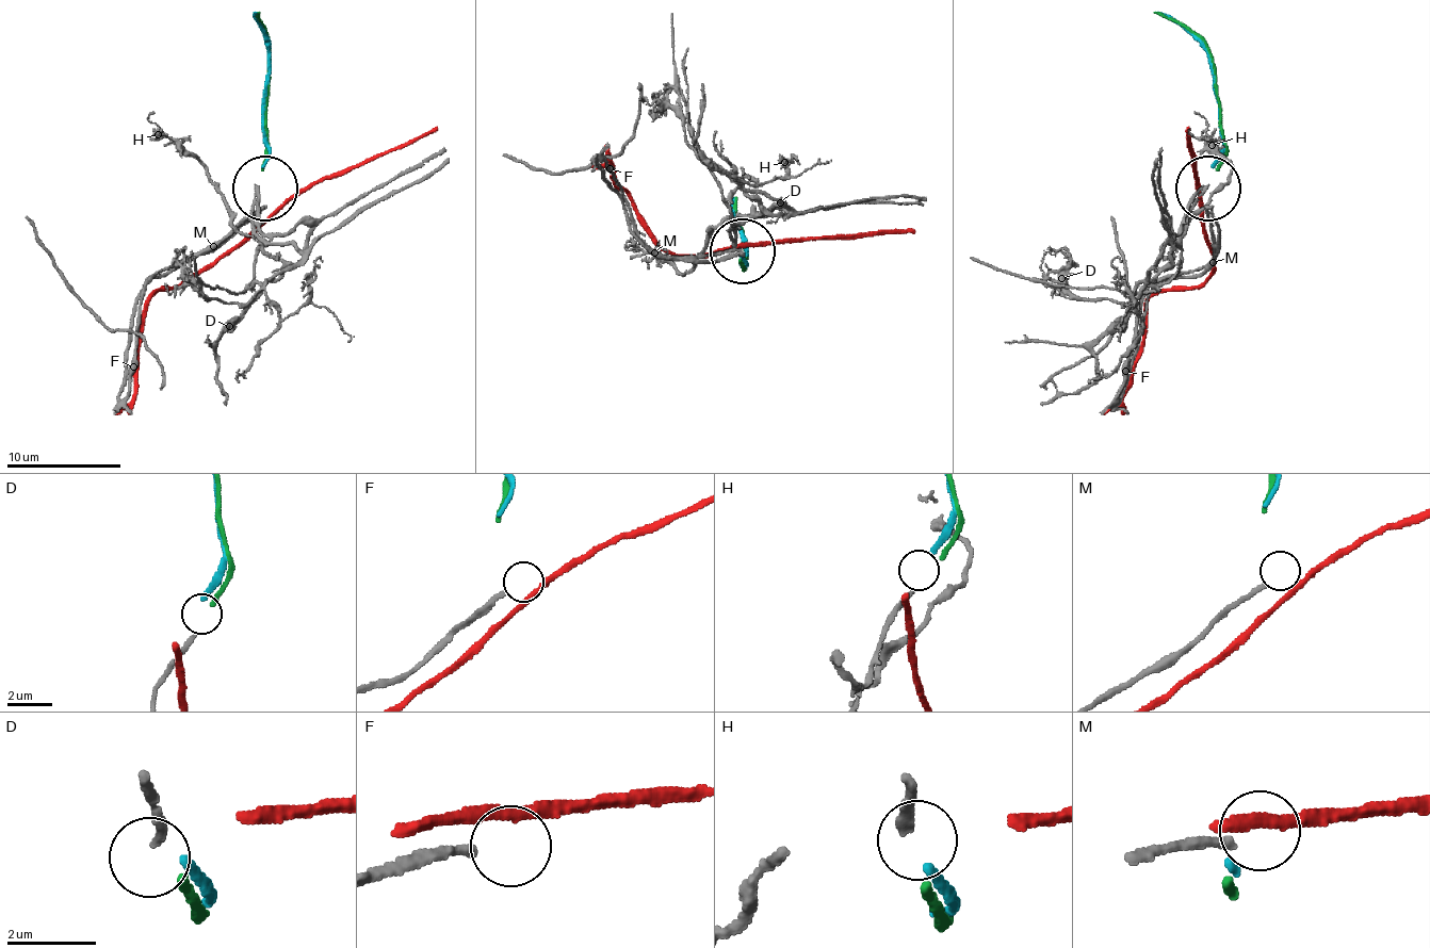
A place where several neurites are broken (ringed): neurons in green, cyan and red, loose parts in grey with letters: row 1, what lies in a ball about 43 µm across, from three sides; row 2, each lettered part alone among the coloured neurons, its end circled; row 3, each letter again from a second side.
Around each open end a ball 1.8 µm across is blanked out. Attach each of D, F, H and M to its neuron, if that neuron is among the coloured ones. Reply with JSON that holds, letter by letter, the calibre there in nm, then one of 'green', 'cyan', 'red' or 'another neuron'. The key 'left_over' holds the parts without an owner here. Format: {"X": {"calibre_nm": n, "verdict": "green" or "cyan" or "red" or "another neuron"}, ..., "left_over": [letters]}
{"D": {"calibre_nm": 200, "verdict": "green"}, "F": {"calibre_nm": 220, "verdict": "another neuron"}, "H": {"calibre_nm": 200, "verdict": "cyan"}, "M": {"calibre_nm": 220, "verdict": "another neuron"}, "left_over": ["F", "M"]}

